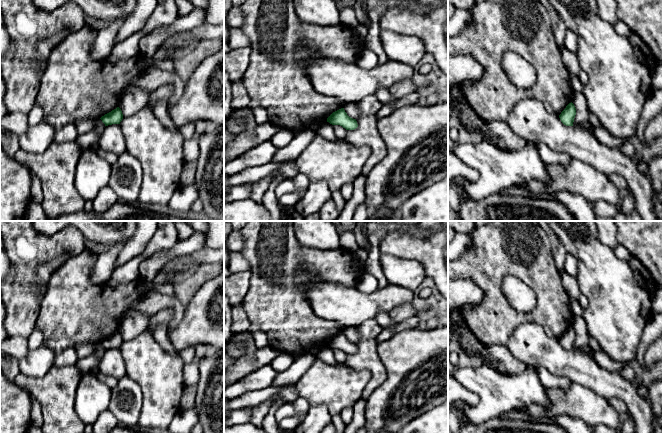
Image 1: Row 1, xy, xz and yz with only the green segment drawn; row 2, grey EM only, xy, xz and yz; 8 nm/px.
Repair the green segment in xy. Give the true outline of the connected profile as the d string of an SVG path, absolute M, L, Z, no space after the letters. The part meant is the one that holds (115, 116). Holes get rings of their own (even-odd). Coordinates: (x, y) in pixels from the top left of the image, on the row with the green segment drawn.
M117 107L116 109L102 116L100 119L105 124L105 126L112 124L120 124L123 119L123 114L121 109Z

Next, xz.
M341 108L333 112L328 118L327 122L332 125L340 125L346 130L354 130L358 127L356 119L353 119L347 115L344 108Z

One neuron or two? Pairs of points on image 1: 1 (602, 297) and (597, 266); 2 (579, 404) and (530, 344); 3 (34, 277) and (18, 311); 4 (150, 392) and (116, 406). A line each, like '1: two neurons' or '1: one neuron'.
1: one neuron
2: two neurons
3: one neuron
4: two neurons

